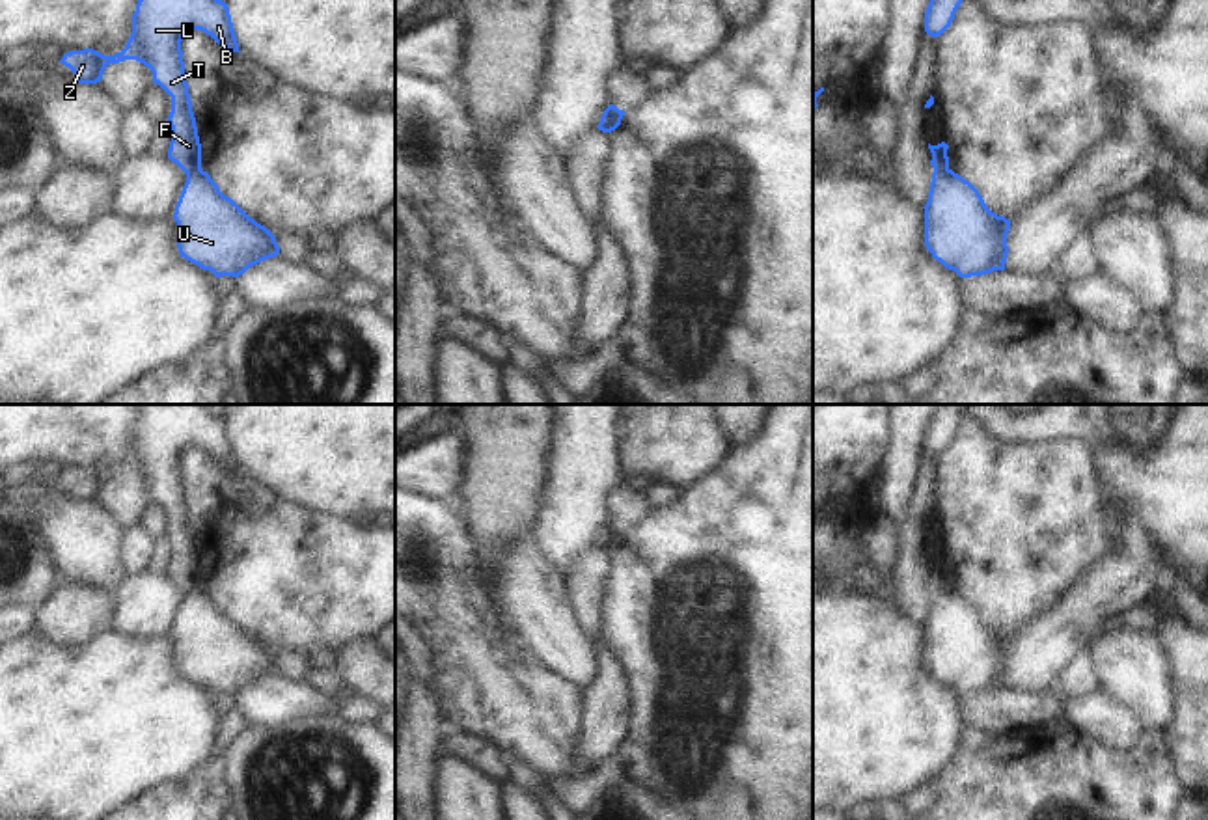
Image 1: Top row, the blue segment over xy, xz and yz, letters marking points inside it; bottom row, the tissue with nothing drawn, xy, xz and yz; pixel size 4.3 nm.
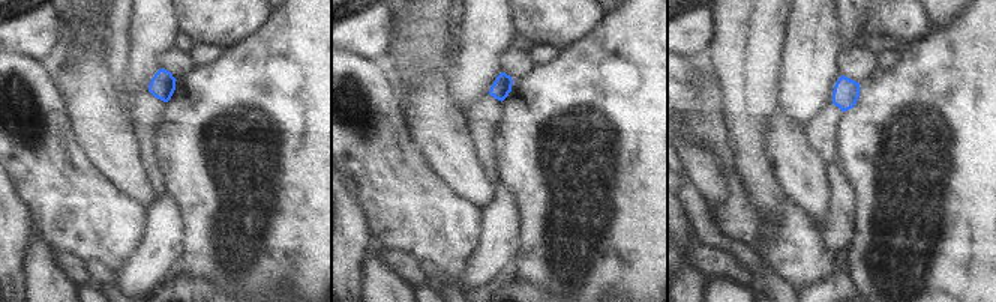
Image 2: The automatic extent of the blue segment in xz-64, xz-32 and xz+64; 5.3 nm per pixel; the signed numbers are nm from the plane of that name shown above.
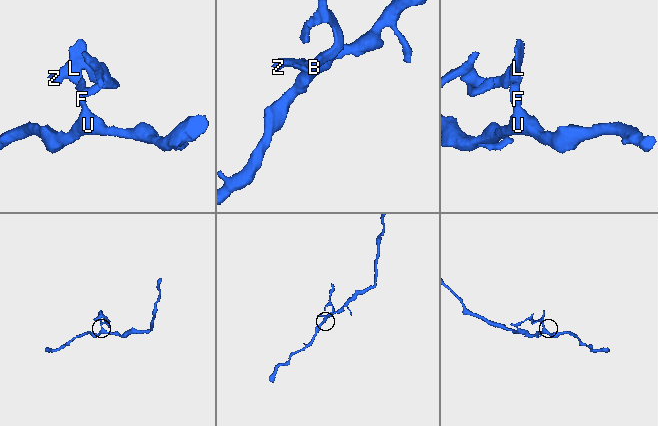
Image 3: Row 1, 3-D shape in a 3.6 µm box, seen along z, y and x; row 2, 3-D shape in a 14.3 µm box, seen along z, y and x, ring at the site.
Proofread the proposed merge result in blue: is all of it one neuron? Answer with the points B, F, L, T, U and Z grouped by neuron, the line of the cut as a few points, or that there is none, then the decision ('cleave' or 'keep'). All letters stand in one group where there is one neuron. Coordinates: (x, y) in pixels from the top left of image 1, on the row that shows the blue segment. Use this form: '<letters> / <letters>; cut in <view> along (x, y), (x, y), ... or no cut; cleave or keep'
B F L T Z / U; cut in xy along (200, 168), (187, 177); cleave

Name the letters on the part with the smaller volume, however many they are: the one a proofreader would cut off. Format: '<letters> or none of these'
B, F, L, T, Z

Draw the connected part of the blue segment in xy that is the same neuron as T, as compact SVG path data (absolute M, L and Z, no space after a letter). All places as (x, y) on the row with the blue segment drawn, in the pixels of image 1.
M138 0L132 15L132 34L125 48L114 56L104 56L93 48L65 52L60 63L75 73L80 84L97 84L110 63L136 60L151 69L153 84L158 84L172 97L172 112L168 123L172 127L172 142L168 158L175 162L186 177L201 170L201 144L198 136L196 117L185 76L185 62L181 41L188 30L201 30L229 52L240 52L233 30L229 7L222 0Z

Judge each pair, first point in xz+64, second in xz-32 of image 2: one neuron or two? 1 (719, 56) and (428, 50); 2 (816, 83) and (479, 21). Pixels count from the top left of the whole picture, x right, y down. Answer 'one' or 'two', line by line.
1: one
2: one

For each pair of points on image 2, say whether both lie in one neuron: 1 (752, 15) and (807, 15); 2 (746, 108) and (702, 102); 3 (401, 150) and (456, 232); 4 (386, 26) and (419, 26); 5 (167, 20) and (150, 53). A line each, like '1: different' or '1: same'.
1: different
2: different
3: same
4: different
5: same

